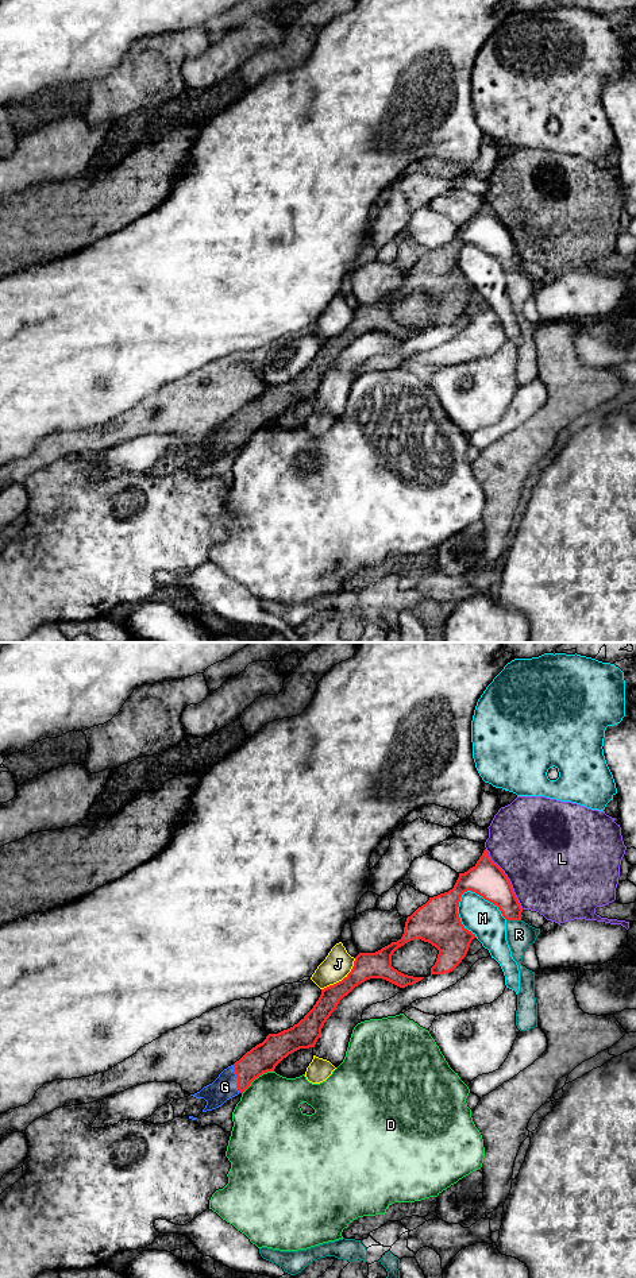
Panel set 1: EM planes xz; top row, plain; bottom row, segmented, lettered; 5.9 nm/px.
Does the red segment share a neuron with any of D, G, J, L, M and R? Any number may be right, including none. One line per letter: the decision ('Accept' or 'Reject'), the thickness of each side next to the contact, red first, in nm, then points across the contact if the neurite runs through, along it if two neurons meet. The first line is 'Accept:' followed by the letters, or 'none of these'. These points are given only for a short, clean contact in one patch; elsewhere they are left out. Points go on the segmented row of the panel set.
Accept: G
D: Reject. Thickness 170 nm (red) against 400 nm. Boundary: xz (273, 1070), (259, 1074), (242, 1093)
G: Accept. Thickness 170 nm (red) against 150 nm. Path across: xz (262, 1058), (254, 1062), (238, 1078), (224, 1087)
J: Reject. Thickness 160 nm (red) against 170 nm
L: Reject. Thickness 220 nm (red) against 500 nm
M: Reject. Thickness 220 nm (red) against 220 nm
R: Reject. Thickness 190 nm (red) against 160 nm. Boundary: xz (507, 919), (520, 921)

